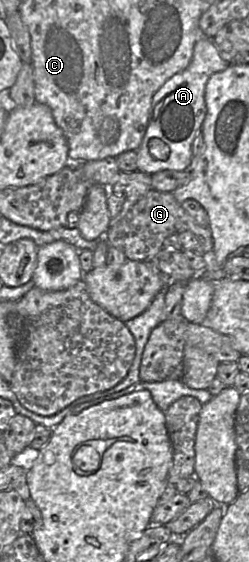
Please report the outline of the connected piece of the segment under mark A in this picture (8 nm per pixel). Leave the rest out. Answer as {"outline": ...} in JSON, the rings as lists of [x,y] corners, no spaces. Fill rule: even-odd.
{"outline":[[[211,38],[199,39],[188,67],[172,76],[152,97],[150,117],[141,144],[136,150],[137,171],[152,175],[162,170],[188,171],[192,162],[192,143],[201,131],[206,116],[205,88],[210,76],[225,70],[230,64],[221,58]],[[157,138],[169,147],[166,160],[154,159],[148,149],[149,140]]]}

